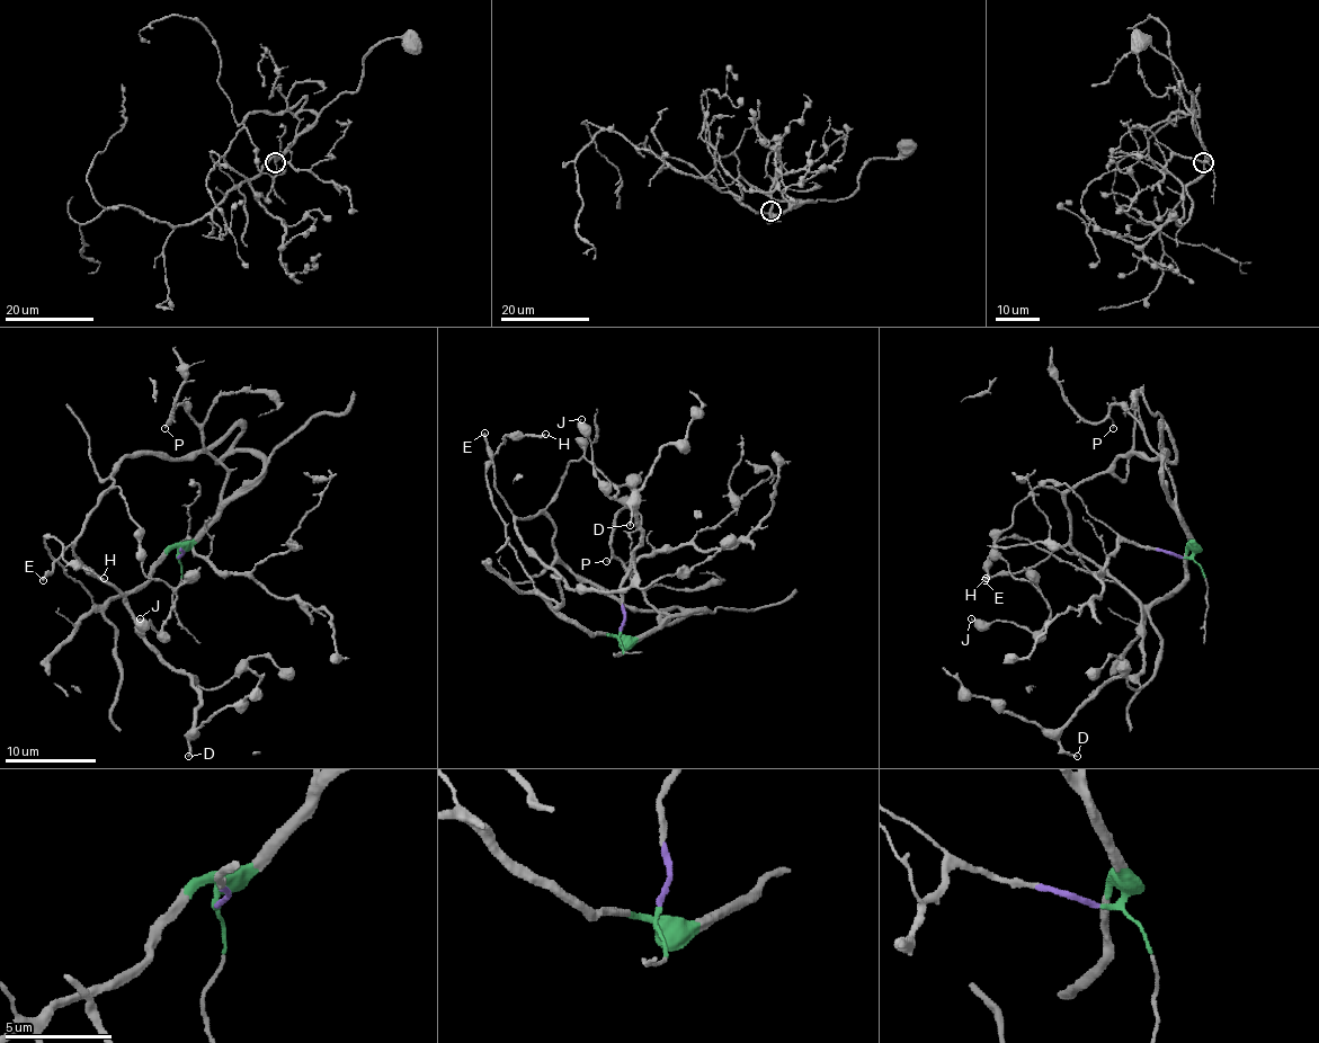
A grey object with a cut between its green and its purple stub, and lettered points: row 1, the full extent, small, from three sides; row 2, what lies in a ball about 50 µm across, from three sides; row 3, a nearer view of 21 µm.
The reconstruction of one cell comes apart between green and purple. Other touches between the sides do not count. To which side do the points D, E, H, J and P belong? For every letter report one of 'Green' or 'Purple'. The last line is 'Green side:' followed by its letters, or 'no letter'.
D: Green
E: Green
H: Green
J: Green
P: Green
Green side: D, E, H, J, P

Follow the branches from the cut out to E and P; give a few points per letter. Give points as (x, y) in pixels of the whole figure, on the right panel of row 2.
E: (1184, 559), (1193, 535), (1161, 451), (1155, 457), (1122, 453), (1066, 495), (1070, 537), (1060, 546), (986, 581)
P: (1184, 559), (1193, 552), (1193, 535), (1177, 508), (1170, 472), (1120, 406), (1108, 415), (1113, 428)

